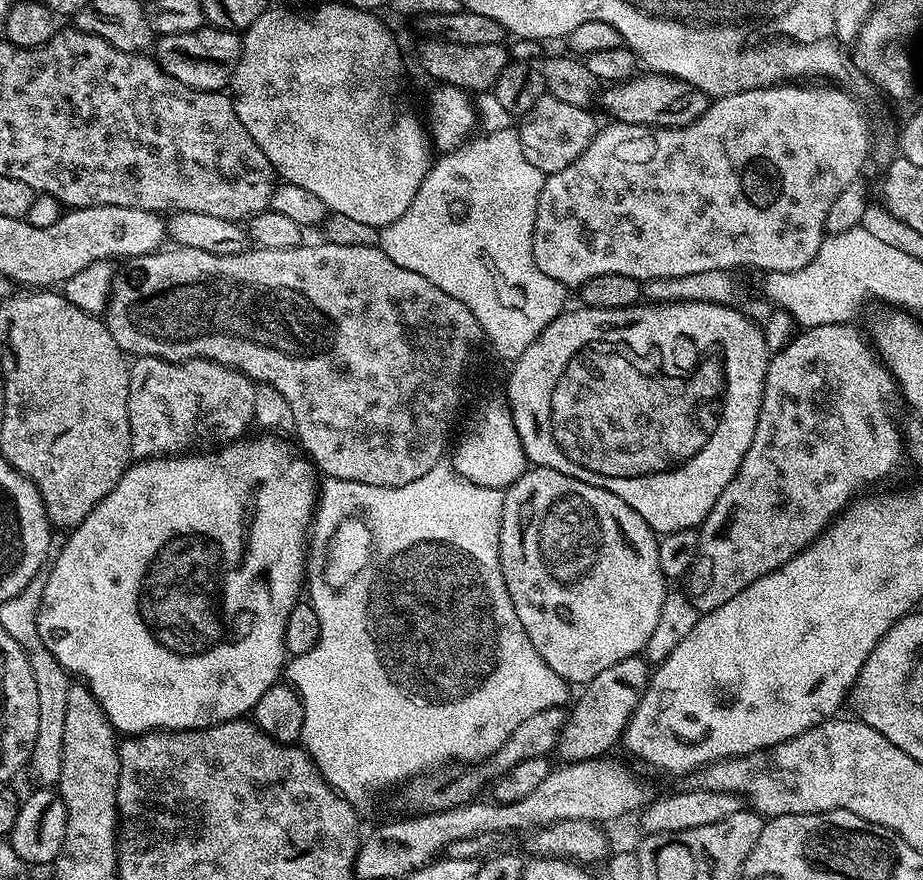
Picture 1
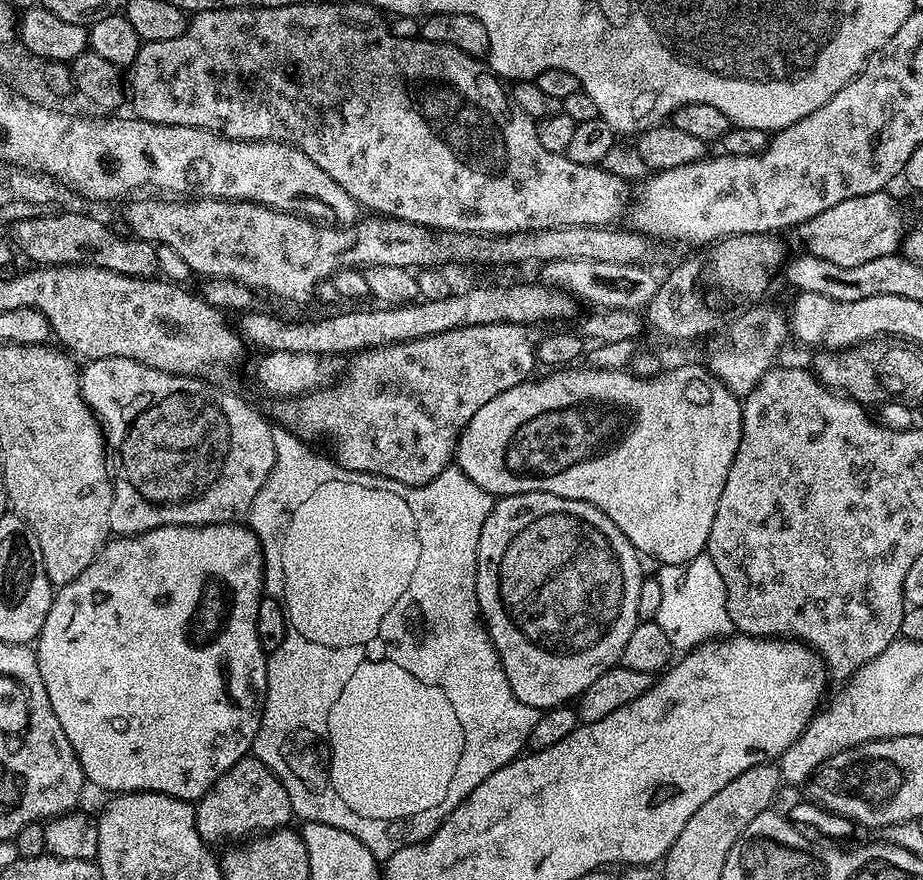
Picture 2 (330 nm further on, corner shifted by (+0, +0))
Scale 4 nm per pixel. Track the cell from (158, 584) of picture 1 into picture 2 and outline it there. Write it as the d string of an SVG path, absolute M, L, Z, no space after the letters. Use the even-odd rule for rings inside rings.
M233 522L231 524L203 524L202 526L194 526L193 524L158 526L154 530L146 530L137 536L116 536L109 539L108 543L104 545L104 549L94 558L94 562L90 562L90 566L86 566L86 570L82 570L82 574L78 574L78 578L74 578L74 582L70 582L65 588L59 589L53 595L52 605L46 614L46 622L42 626L39 637L35 641L34 651L38 662L38 670L42 674L42 682L46 686L46 694L50 698L50 706L54 706L54 714L58 714L58 722L61 724L62 730L66 730L66 738L70 738L70 746L82 766L85 781L91 787L93 784L96 788L105 788L108 794L161 792L162 794L170 794L174 798L196 802L212 789L214 782L218 782L218 778L222 778L222 774L226 774L226 770L230 770L230 766L234 766L234 762L238 762L252 752L252 743L262 722L264 699L268 689L268 656L262 642L258 642L258 626L256 625L258 622L258 606L265 592L264 555L262 554L260 540L254 535L251 528L243 523Z

